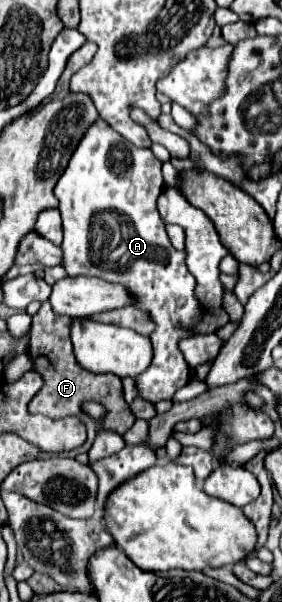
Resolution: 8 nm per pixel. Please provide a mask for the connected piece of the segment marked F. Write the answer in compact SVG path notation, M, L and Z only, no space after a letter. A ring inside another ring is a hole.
M46 300L46 302L42 302L40 310L34 314L32 326L30 326L30 358L36 366L36 372L40 376L44 376L44 390L40 390L30 400L28 412L30 414L44 414L44 416L50 416L54 420L74 414L88 428L88 440L80 448L64 452L62 456L66 456L66 458L74 458L80 452L88 452L94 438L96 438L96 428L104 428L104 430L112 430L116 434L124 434L134 424L134 416L132 416L128 404L124 402L124 390L122 390L120 378L92 374L76 362L72 342L70 342L70 322L72 322L72 318L54 314L50 302ZM84 402L100 402L108 410L108 424L104 424L104 426L94 424L94 420L88 418L84 414L84 410L80 408Z

